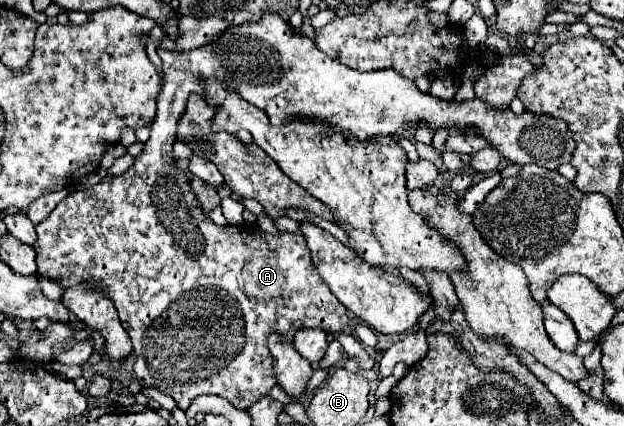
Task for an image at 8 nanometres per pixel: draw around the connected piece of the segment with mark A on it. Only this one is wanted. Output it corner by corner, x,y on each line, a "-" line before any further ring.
264,16
260,18
260,22
254,22
254,24
242,24
242,26
232,26
232,30
226,30
224,36
220,36
216,42
212,42
212,46
204,46
204,50
190,50
190,52
170,52
170,50
162,50
158,48
158,56
162,60
162,74
164,74
164,84
162,84
162,92
158,96
158,112
156,112
156,118
150,126
150,140
144,144
144,152
136,158
134,166
120,174
120,176
106,176
100,184
88,188
88,190
82,190
82,192
72,192
68,194
58,206
56,210
44,220
40,222
40,226
36,226
36,234
38,234
38,240
34,244
34,250
36,250
36,264
38,264
38,274
44,276
44,278
50,278
50,280
56,280
58,284
62,284
64,288
70,288
74,284
90,284
92,288
104,292
112,302
114,302
114,308
120,316
120,322
124,326
124,330
128,332
130,340
132,340
132,346
134,346
134,356
136,356
136,362
134,362
134,374
150,388
156,388
160,390
162,394
168,394
174,398
174,402
178,404
178,408
186,410
192,400
200,394
216,394
216,396
222,396
226,398
232,406
240,408
240,410
248,410
254,402
258,402
262,396
266,396
272,386
276,384
276,378
274,378
274,370
272,370
272,358
270,358
270,350
268,350
268,340
266,336
272,334
272,332
288,332
292,328
296,330
302,330
302,328
320,328
328,334
340,334
346,326
348,326
348,312
346,312
346,306
334,298
334,294
328,290
328,286
324,284
324,280
320,278
320,274
316,272
314,268
314,262
310,258
310,250
306,246
306,240
300,236
300,234
290,234
290,232
278,232
278,234
268,234
264,230
260,230
260,226
256,222
242,222
238,226
216,226
200,208
198,204
198,198
196,194
192,192
190,188
190,180
184,172
180,172
176,168
176,162
172,158
172,144
176,142
176,124
180,120
180,116
184,114
186,110
186,102
188,102
188,96
190,94
204,94
202,86
198,86
198,78
200,76
220,76
222,82
230,88
230,90
236,90
236,94
240,94
244,100
248,102
254,102
254,106
262,108
268,112
270,120
274,126
280,126
284,122
290,122
290,120
306,120
306,122
322,122
324,126
336,126
338,130
348,130
352,132
358,140
366,140
366,142
372,142
374,138
384,138
384,136
392,136
396,138
400,134
400,130
408,128
408,126
426,126
430,132
438,132
442,128
456,128
460,134
466,132
466,128
476,128
474,132
478,136
482,136
492,148
496,148
506,160
514,162
514,164
538,164
542,168
550,168
550,170
556,170
560,164
566,164
572,160
572,154
574,154
574,148
576,148
576,142
568,130
568,124
564,120
556,120
552,116
546,116
546,114
532,114
528,110
524,110
522,114
514,114
510,108
494,108
490,106
488,102
480,100
480,98
472,98
472,100
462,100
462,102
456,102
456,100
442,100
442,98
436,98
428,92
420,92
416,88
416,84
404,76
400,76
398,72
394,70
378,70
378,72
358,72
358,70
352,70
332,58
328,58
324,52
320,52
316,48
316,44
306,38
306,36
296,36
290,28
290,24
286,24
280,16

